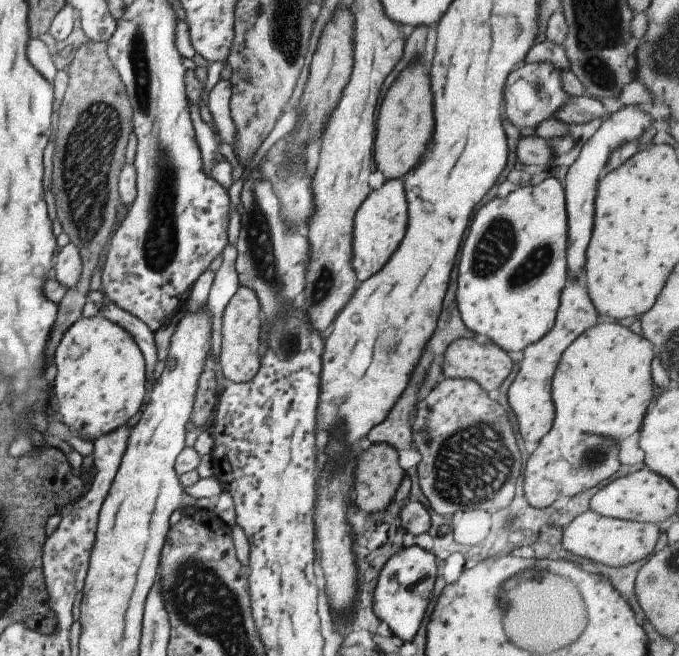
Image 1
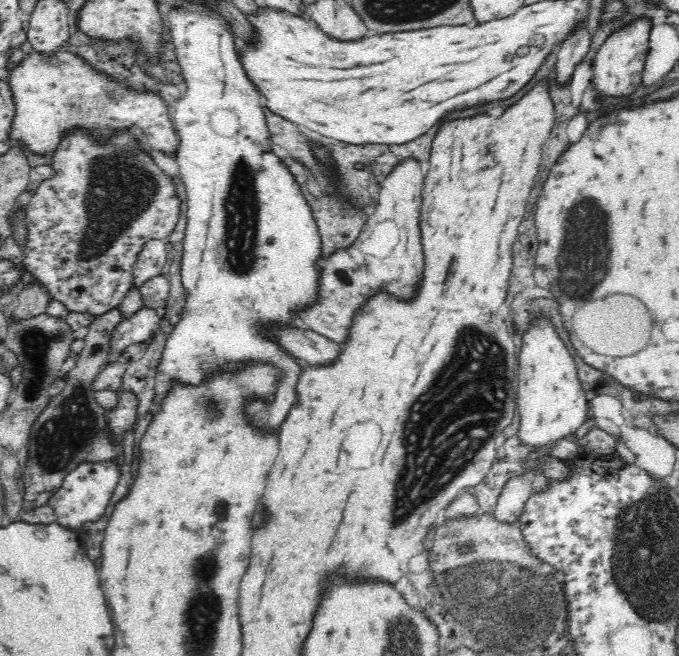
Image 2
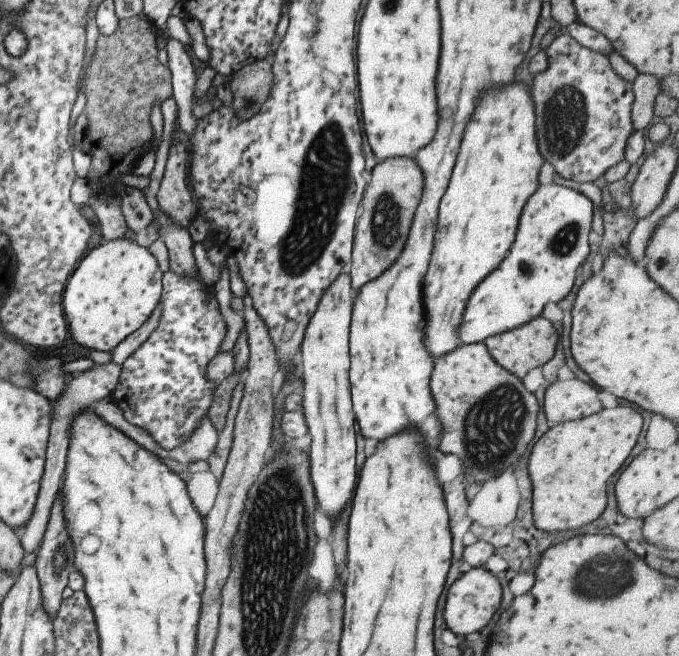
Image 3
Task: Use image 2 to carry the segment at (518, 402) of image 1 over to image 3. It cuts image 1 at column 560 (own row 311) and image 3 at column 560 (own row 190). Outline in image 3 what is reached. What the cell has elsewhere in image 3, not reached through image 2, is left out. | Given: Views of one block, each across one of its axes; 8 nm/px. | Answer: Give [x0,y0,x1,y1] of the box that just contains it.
[544,377,603,426]

